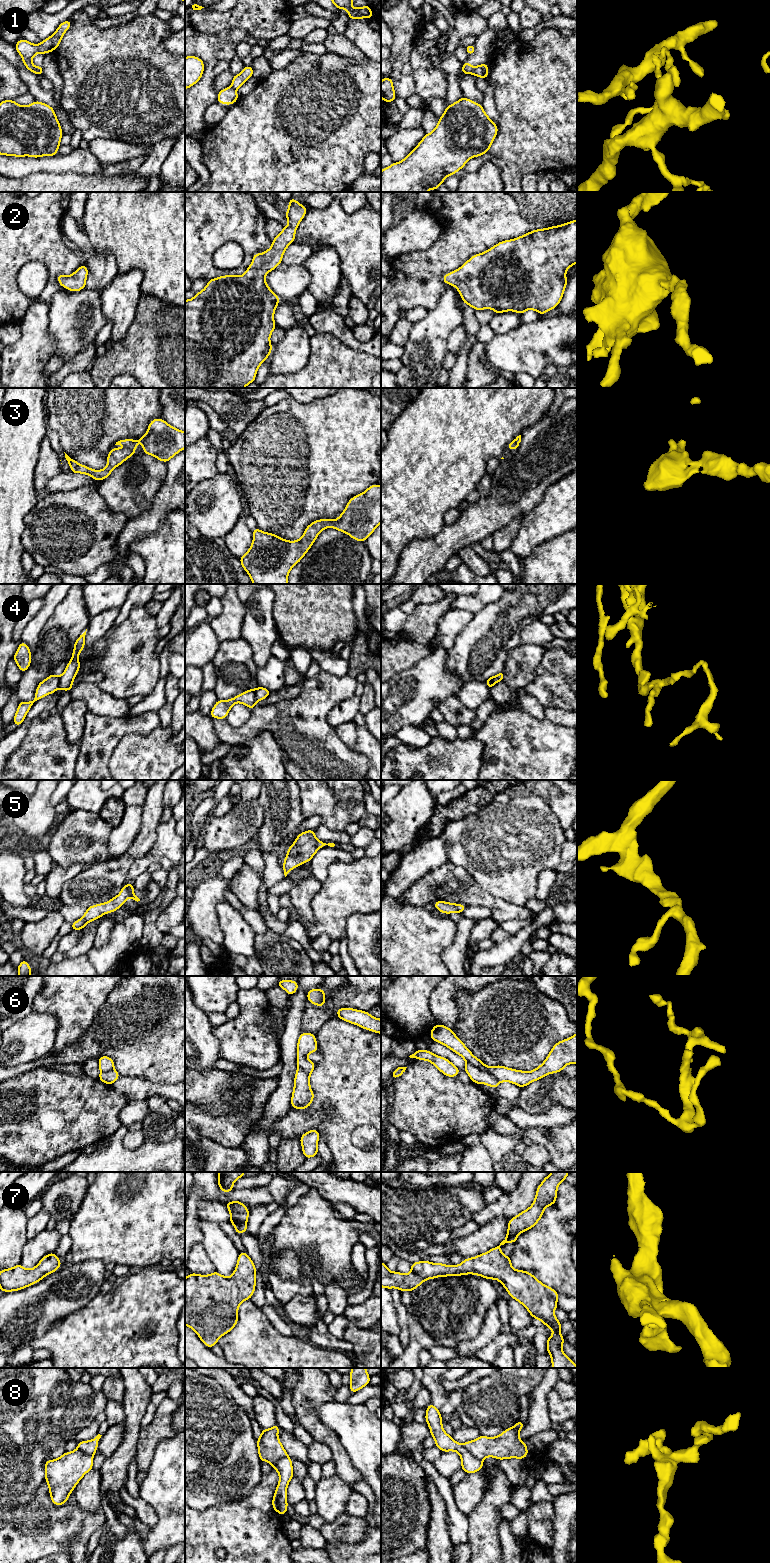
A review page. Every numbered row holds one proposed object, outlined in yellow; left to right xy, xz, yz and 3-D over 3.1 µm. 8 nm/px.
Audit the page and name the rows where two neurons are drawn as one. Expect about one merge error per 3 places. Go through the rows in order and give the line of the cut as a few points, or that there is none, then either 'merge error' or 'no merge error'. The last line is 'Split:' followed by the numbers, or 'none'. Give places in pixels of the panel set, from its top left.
1: cut yz (474, 67), (472, 73); merge error
2: cut none; no merge error
3: cut none; no merge error
4: cut xz (254, 689), (254, 695), (257, 700); merge error
5: cut none; no merge error
6: cut yz (466, 1061), (487, 1071), (498, 1082); merge error
7: cut none; no merge error
8: cut yz (460, 1445), (482, 1461); merge error
Split: 1, 4, 6, 8

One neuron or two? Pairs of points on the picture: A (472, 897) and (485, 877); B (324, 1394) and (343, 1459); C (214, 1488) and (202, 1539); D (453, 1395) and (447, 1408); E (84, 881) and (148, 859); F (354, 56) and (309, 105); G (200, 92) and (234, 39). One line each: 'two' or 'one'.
A: two
B: one
C: two
D: one
E: two
F: two
G: one

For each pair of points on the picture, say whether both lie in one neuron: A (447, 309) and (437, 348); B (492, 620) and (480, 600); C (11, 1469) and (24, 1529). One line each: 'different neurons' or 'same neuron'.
A: same neuron
B: different neurons
C: different neurons

